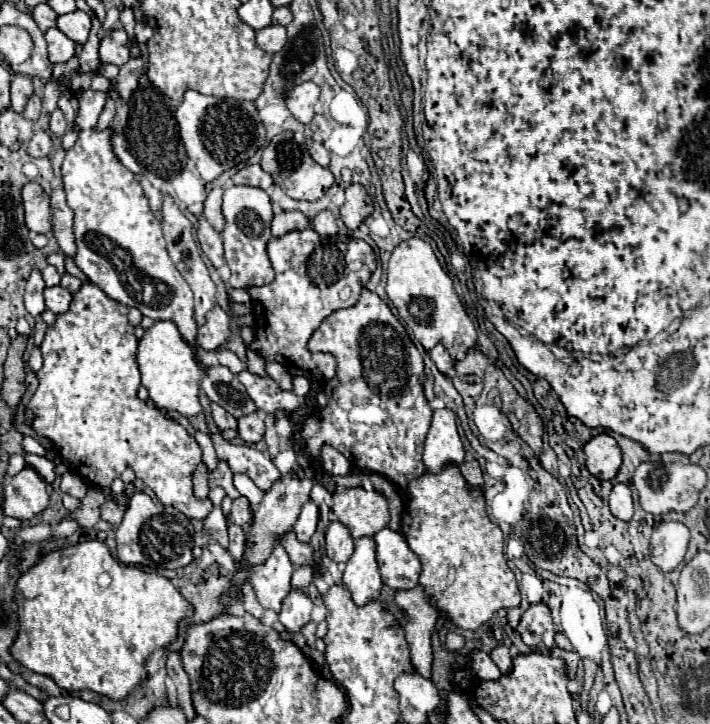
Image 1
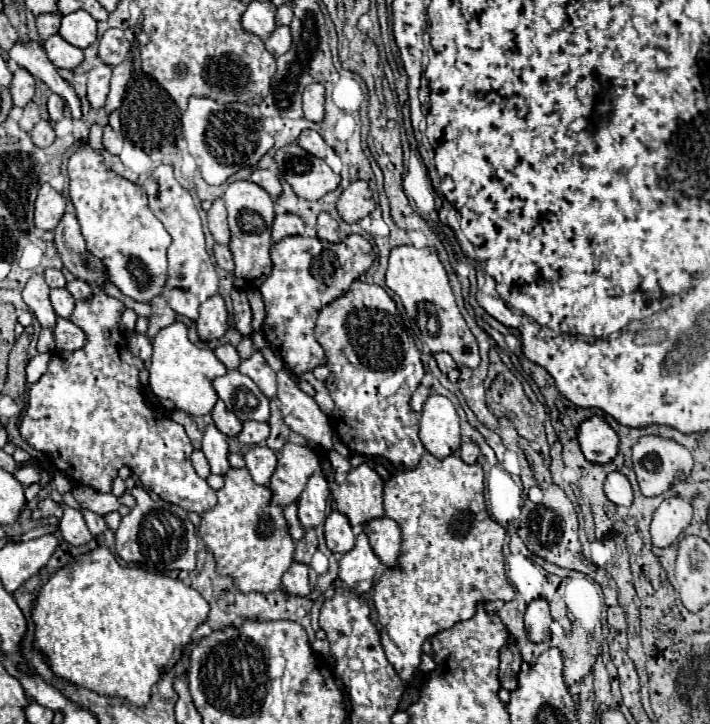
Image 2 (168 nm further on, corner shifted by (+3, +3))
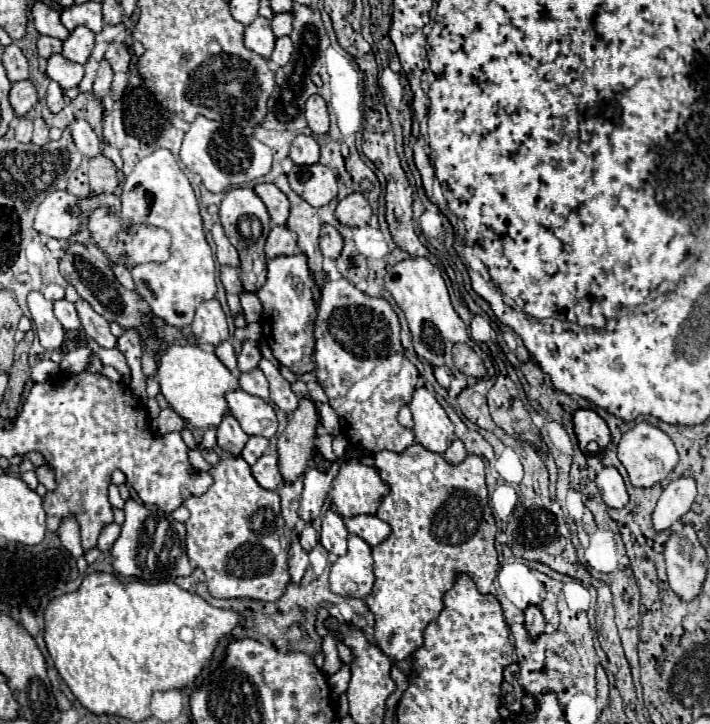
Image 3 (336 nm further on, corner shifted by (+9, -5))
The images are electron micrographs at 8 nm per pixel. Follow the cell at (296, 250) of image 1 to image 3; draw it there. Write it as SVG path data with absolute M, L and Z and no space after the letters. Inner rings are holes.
M304 253L298 255L284 255L266 261L268 265L268 279L264 287L256 293L262 303L262 331L264 341L272 349L272 355L288 367L294 375L304 375L316 369L312 359L314 353L314 319L318 309L318 293L314 289L314 277L308 267L308 257Z

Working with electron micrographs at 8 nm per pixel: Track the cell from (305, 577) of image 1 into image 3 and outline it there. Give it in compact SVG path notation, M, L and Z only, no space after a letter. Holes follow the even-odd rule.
M306 523L306 525L300 529L300 533L298 533L298 541L300 541L300 545L302 545L304 551L312 551L314 545L318 543L318 533L316 533L316 529Z

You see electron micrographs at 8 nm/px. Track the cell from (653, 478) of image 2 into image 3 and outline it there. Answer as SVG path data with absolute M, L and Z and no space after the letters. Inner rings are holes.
M638 423L628 433L624 433L624 437L620 439L618 459L626 467L626 471L630 475L630 483L634 487L648 489L648 487L658 485L664 477L668 477L674 471L674 467L678 465L678 451L676 451L672 439L664 431L660 431L658 427L654 427L650 423Z

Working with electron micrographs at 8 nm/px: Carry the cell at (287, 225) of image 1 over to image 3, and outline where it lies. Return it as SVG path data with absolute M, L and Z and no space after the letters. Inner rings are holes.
M274 225L268 239L266 239L266 257L278 257L278 255L296 255L298 243L296 233L292 233L284 225Z

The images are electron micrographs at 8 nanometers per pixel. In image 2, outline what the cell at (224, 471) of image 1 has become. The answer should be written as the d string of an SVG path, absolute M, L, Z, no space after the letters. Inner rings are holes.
M210 423L206 427L206 431L204 431L202 451L206 455L211 473L226 475L226 471L230 468L230 463L228 463L228 443L226 443L226 435L220 433L214 423Z

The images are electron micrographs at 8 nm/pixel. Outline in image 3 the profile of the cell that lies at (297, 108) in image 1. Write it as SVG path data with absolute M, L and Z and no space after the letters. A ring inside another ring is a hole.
M312 95L306 101L306 123L312 129L312 133L328 133L328 127L330 127L328 109L320 95Z

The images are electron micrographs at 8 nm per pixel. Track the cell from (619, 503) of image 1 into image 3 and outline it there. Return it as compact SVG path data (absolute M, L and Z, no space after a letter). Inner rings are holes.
M604 467L596 475L596 485L600 489L600 495L604 503L612 509L622 509L628 503L628 493L626 485L622 481L622 475L614 467Z

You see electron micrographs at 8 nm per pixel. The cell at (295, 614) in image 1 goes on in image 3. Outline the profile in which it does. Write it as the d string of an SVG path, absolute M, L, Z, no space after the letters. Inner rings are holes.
M294 537L292 545L290 545L290 551L288 551L288 575L290 575L292 585L300 585L300 579L302 579L306 567L308 567L308 555L300 547L298 537Z

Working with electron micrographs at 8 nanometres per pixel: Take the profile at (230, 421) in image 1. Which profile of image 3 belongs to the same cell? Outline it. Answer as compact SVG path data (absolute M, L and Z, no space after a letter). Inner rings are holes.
M232 415L222 417L222 423L216 429L216 437L218 437L218 447L232 455L240 455L248 441L248 435L242 431L240 423Z

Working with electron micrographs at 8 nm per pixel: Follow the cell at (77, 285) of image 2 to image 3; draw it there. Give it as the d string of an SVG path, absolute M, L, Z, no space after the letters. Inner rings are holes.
M80 299L74 303L76 305L76 311L78 311L78 317L80 317L80 323L82 323L82 329L86 331L86 335L90 335L100 347L104 349L114 349L118 339L110 333L110 325L108 321L98 315L88 301Z

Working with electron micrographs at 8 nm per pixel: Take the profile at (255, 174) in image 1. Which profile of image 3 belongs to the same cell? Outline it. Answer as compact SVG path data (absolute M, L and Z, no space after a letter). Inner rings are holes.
M262 183L262 185L256 185L254 191L258 193L258 197L264 201L272 221L276 225L286 225L286 219L288 219L288 209L290 209L290 203L288 203L288 197L272 183Z

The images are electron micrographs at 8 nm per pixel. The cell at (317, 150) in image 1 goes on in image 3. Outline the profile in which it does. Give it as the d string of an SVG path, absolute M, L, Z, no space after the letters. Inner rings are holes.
M298 135L292 141L290 159L296 165L314 165L314 163L318 163L318 157L320 157L320 147L318 147L318 143L312 137Z

